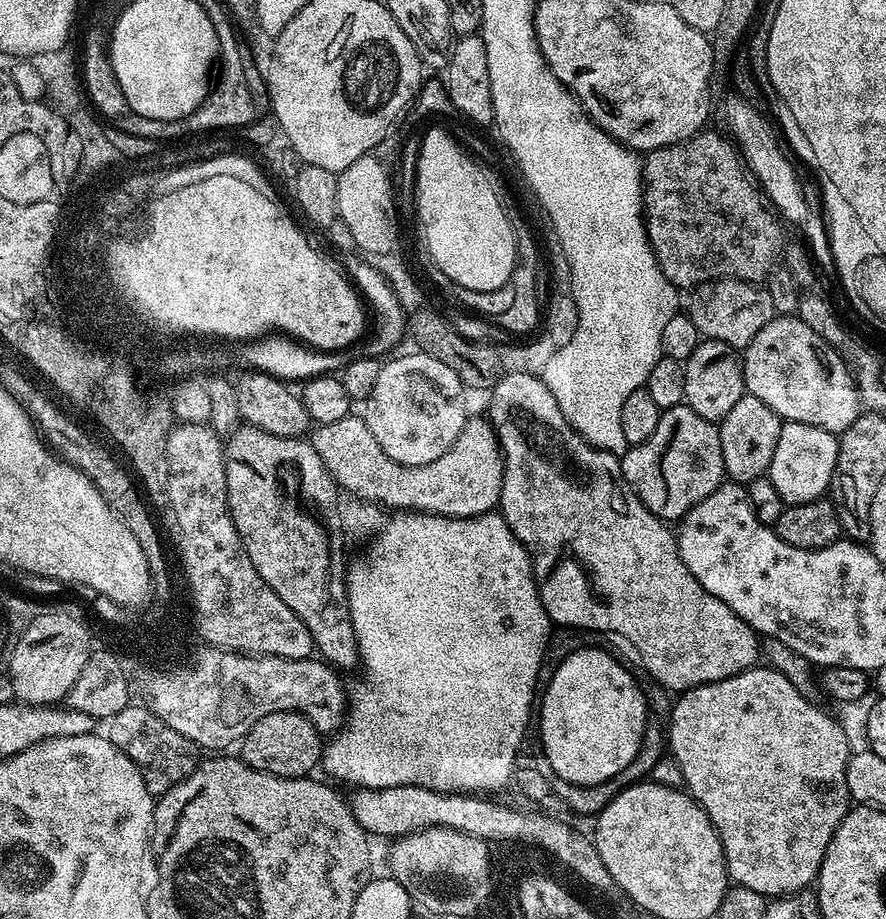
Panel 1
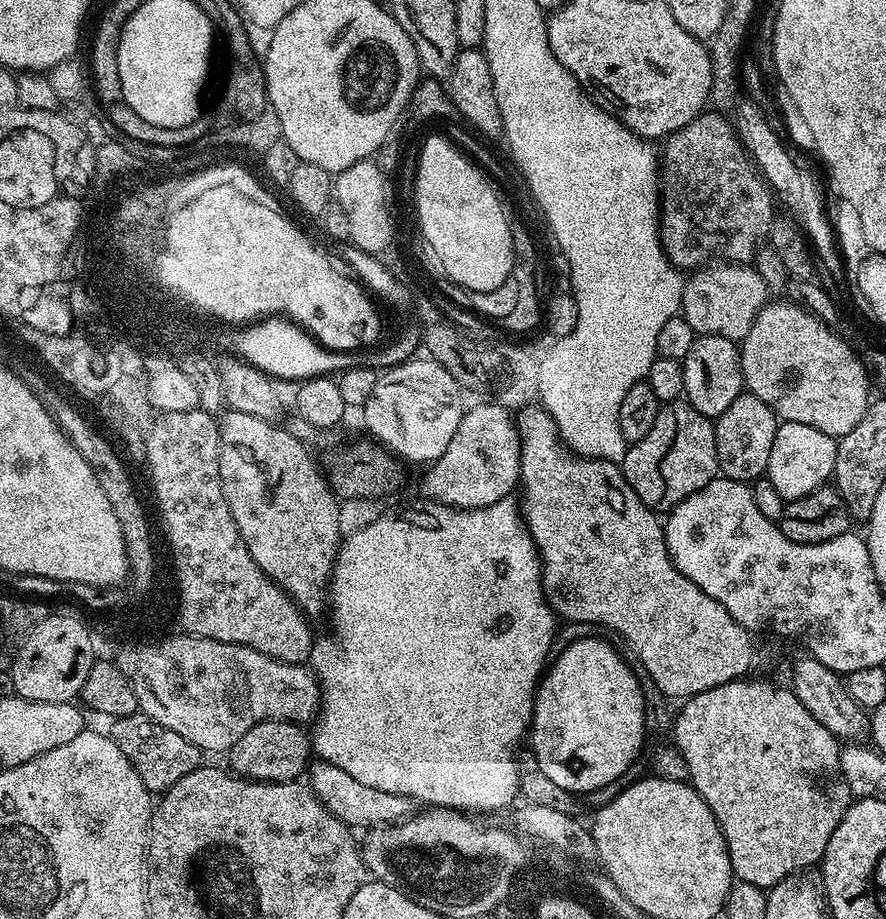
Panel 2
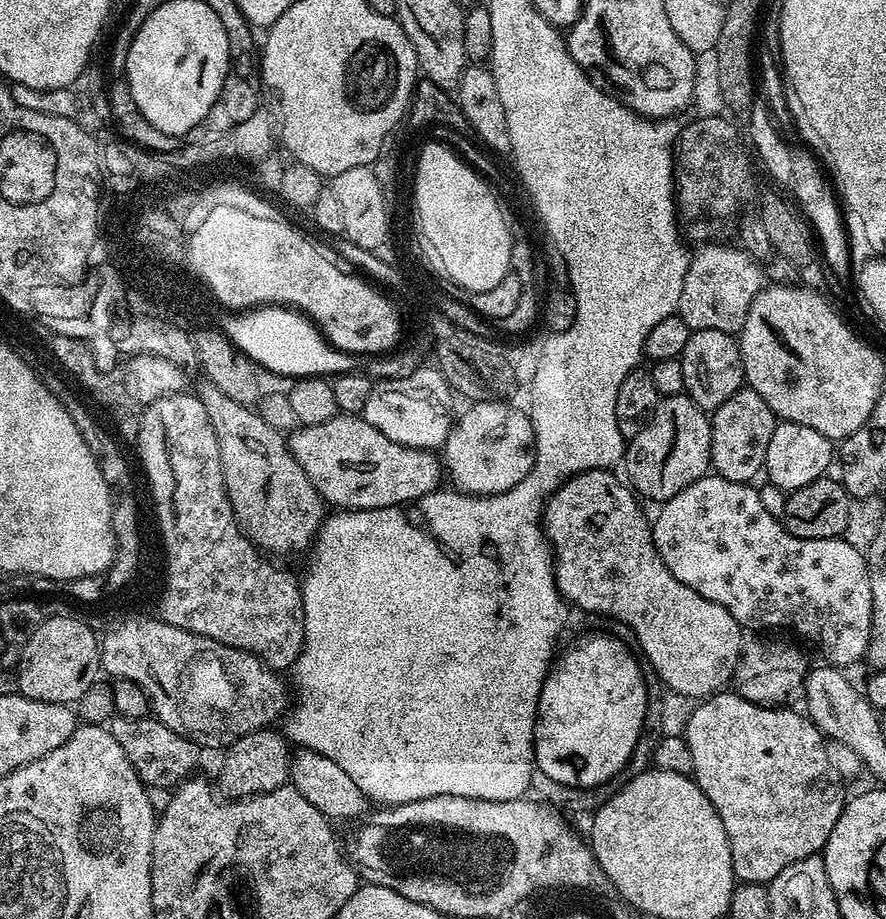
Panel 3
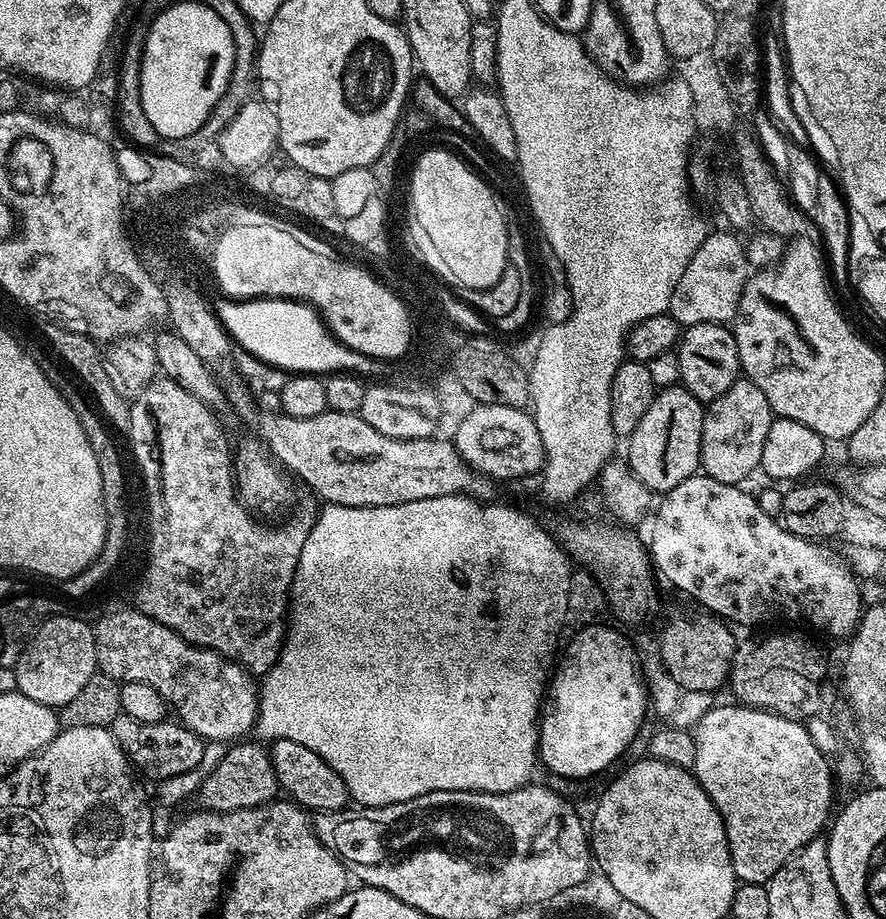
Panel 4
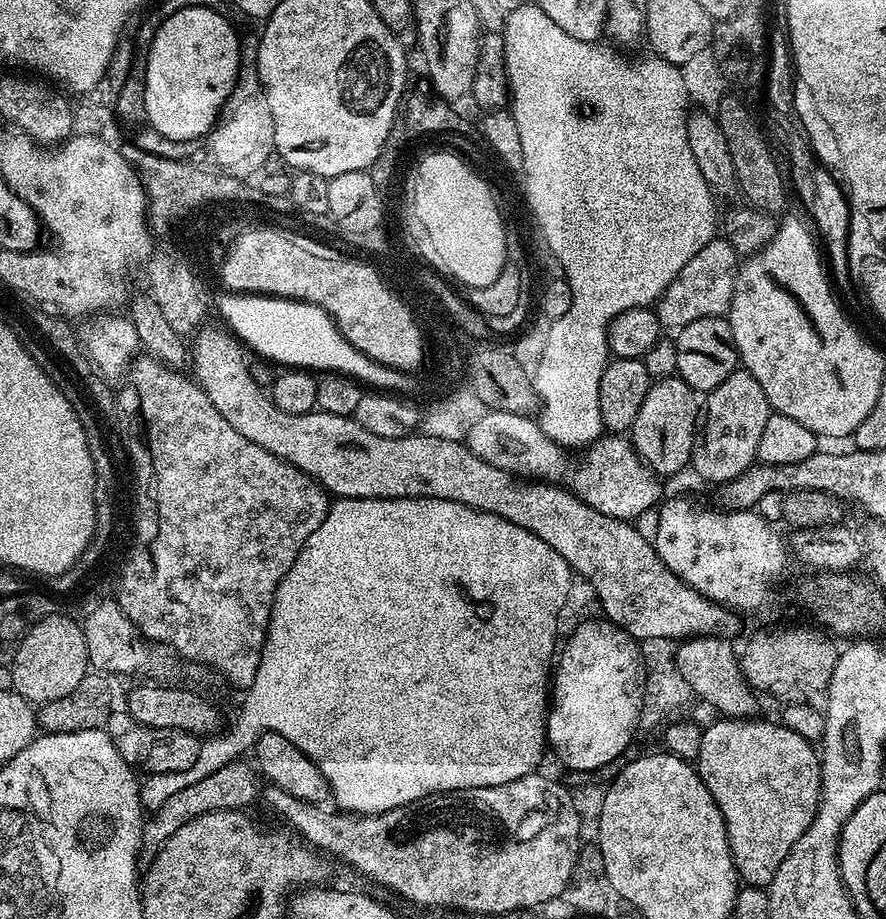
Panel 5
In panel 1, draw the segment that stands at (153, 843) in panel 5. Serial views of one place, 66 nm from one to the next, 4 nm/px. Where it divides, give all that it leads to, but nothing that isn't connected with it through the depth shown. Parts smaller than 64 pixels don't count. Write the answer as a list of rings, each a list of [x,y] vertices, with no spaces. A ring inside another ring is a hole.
[[[278,712],[268,714],[253,724],[239,745],[239,759],[244,760],[254,770],[274,774],[282,778],[308,776],[322,760],[322,736],[316,732],[311,722],[298,712]]]

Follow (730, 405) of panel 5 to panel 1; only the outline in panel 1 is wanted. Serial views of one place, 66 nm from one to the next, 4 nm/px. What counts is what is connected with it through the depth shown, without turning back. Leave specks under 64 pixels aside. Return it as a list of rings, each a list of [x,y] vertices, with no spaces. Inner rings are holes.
[[[747,394],[738,398],[730,414],[726,414],[726,418],[718,424],[722,438],[722,462],[729,481],[747,486],[767,473],[770,458],[774,458],[774,448],[778,446],[781,423],[780,415],[770,410],[766,402]]]

